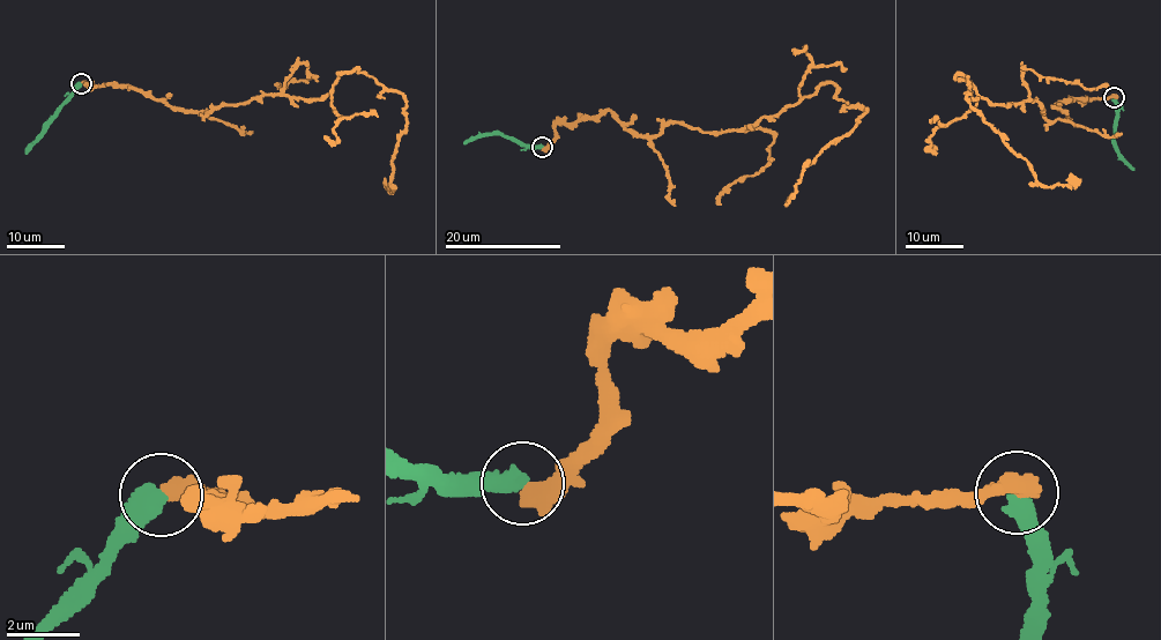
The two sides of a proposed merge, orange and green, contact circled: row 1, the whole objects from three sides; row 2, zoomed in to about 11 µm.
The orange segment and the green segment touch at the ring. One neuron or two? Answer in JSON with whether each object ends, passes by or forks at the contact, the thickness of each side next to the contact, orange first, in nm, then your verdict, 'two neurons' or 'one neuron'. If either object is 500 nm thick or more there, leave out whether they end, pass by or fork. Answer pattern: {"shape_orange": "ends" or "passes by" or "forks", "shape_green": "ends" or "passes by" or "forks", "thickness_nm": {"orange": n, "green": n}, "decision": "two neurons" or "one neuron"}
{"thickness_nm": {"orange": 550, "green": 600}, "decision": "two neurons"}

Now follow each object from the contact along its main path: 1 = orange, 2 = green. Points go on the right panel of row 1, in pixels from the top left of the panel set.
1: (1114, 97), (1049, 120), (954, 80), (1039, 183), (1081, 180)
2: (1114, 97), (1118, 117), (1114, 140), (1119, 158), (1133, 170)

